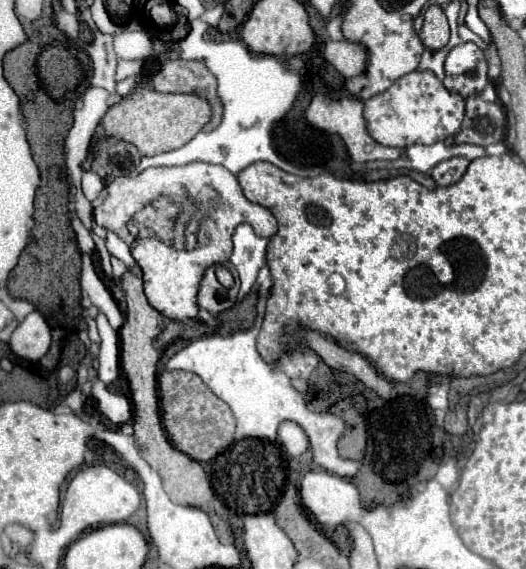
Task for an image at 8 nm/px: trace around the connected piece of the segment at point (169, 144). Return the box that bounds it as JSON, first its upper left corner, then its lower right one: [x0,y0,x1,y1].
[99,88,211,156]

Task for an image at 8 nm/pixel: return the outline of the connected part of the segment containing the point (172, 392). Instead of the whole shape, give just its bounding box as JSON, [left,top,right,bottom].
[159,370,235,462]

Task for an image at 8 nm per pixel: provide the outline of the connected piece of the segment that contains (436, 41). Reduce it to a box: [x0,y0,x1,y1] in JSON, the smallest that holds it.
[419,6,449,52]

